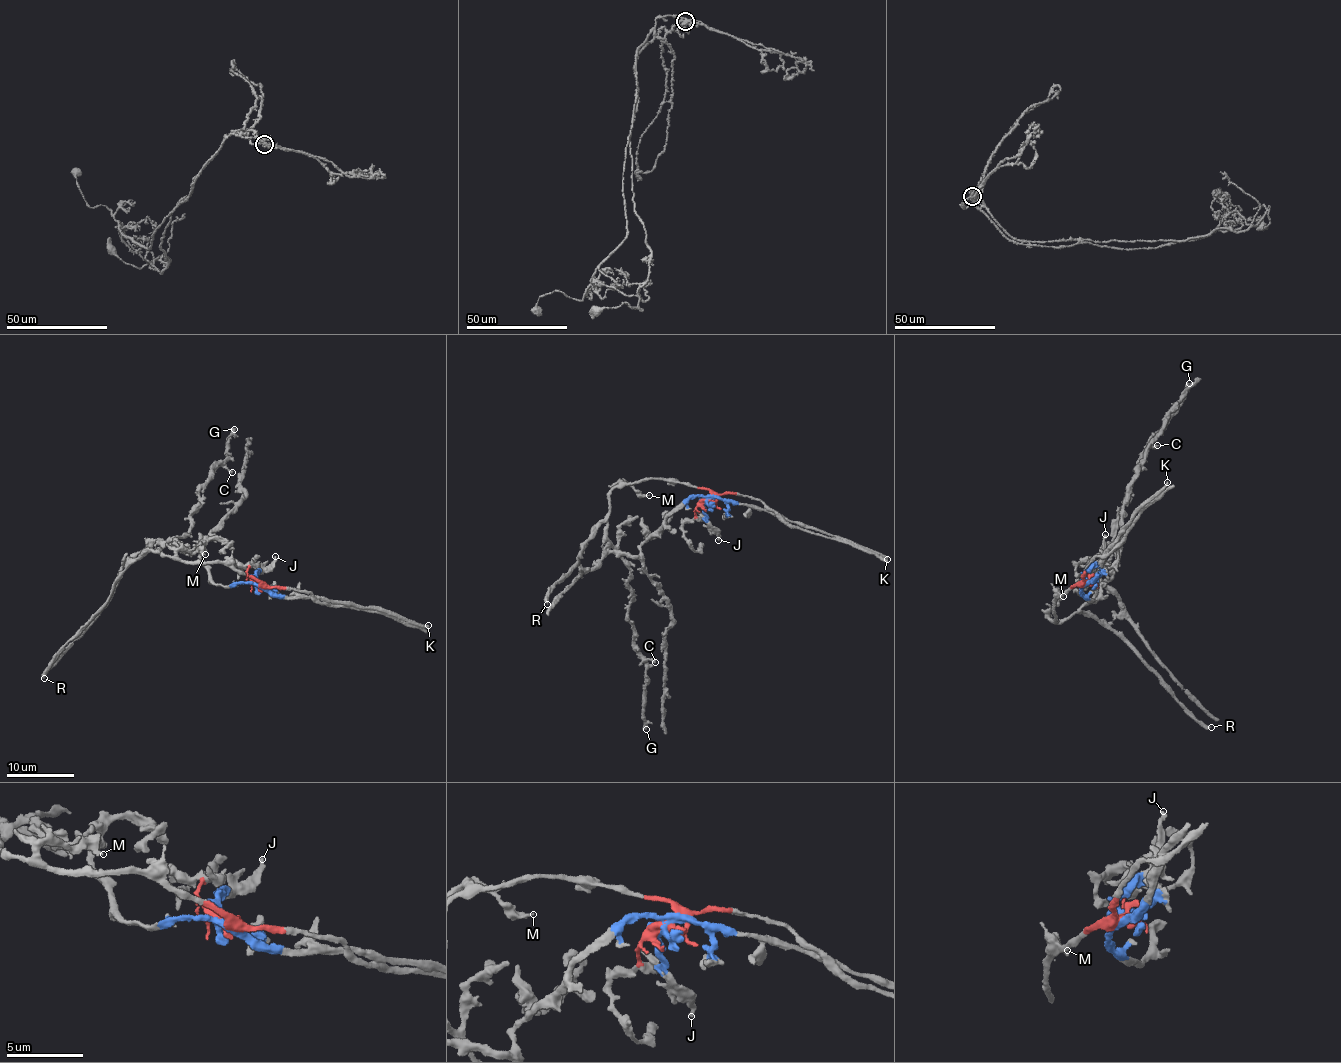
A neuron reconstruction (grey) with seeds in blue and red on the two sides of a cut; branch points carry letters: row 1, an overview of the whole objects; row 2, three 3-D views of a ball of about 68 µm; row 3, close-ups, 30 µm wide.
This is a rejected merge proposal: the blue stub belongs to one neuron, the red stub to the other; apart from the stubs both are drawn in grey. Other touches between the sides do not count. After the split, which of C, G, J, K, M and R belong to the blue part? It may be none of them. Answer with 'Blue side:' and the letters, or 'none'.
Blue side: J, K

